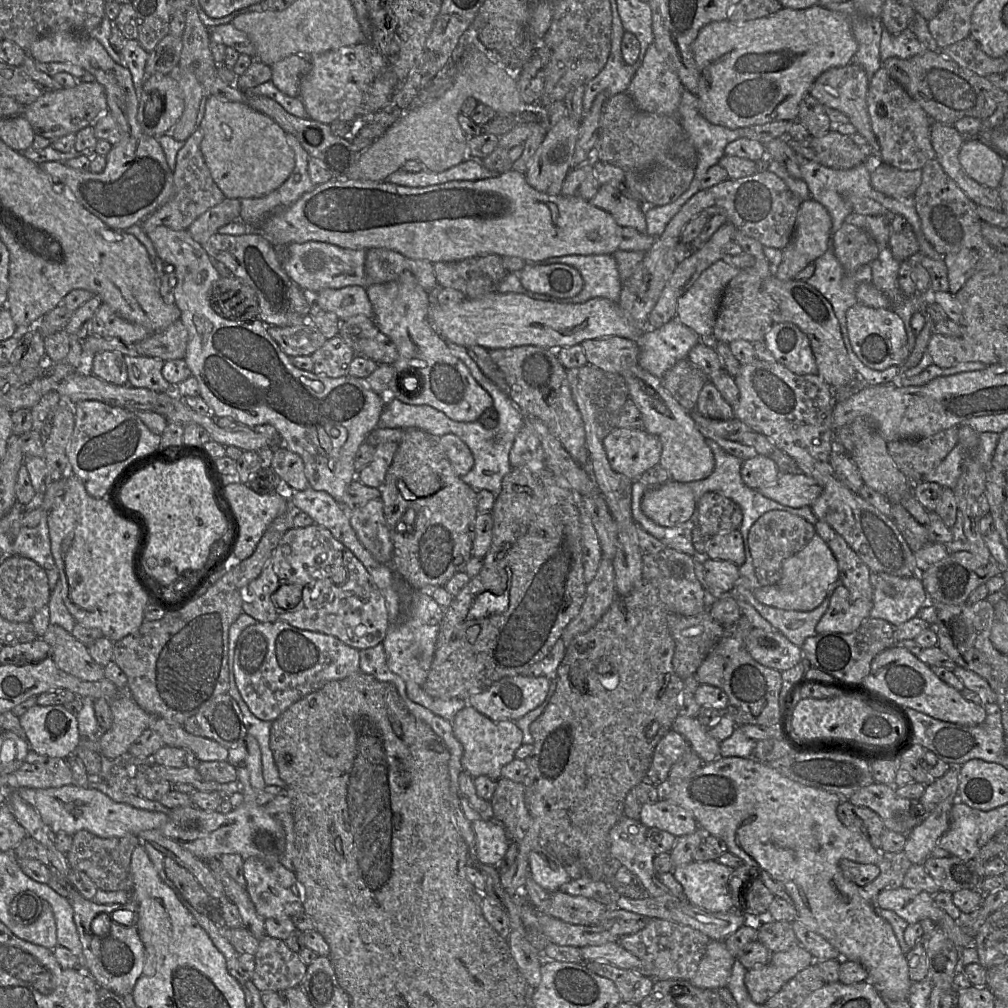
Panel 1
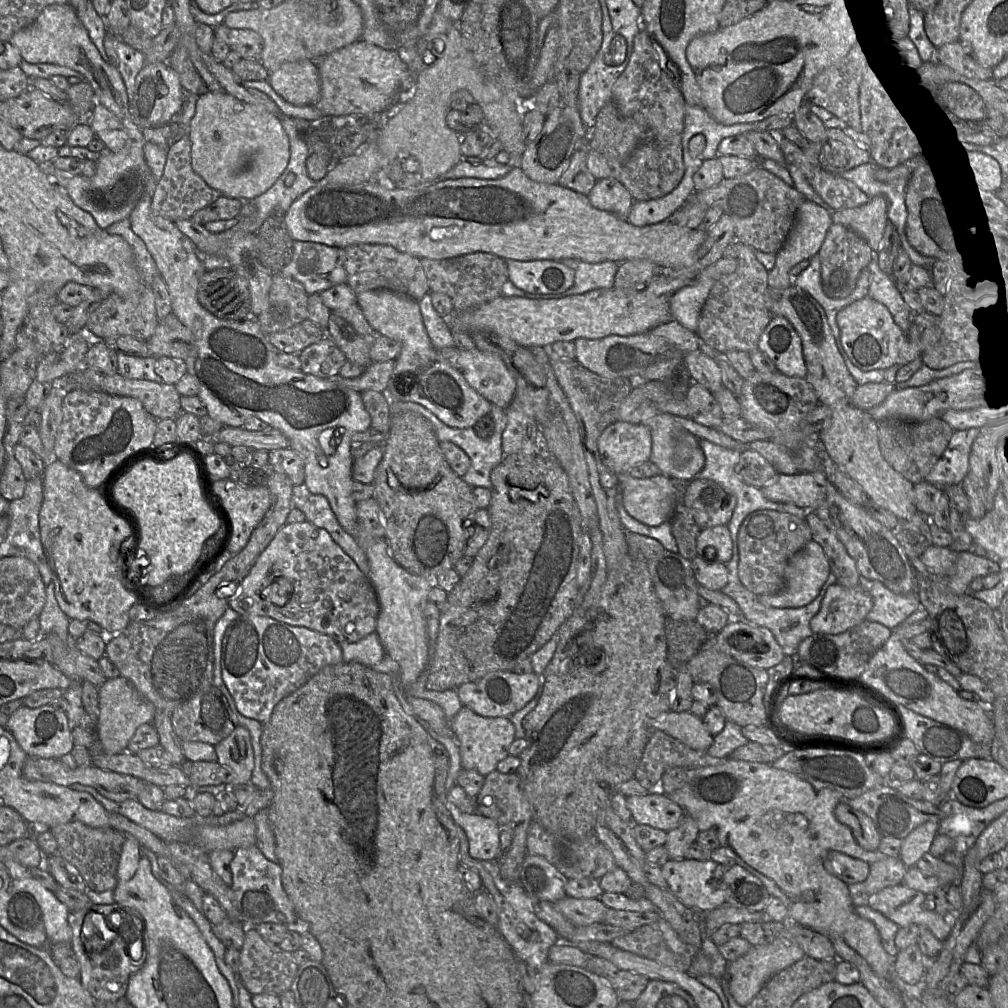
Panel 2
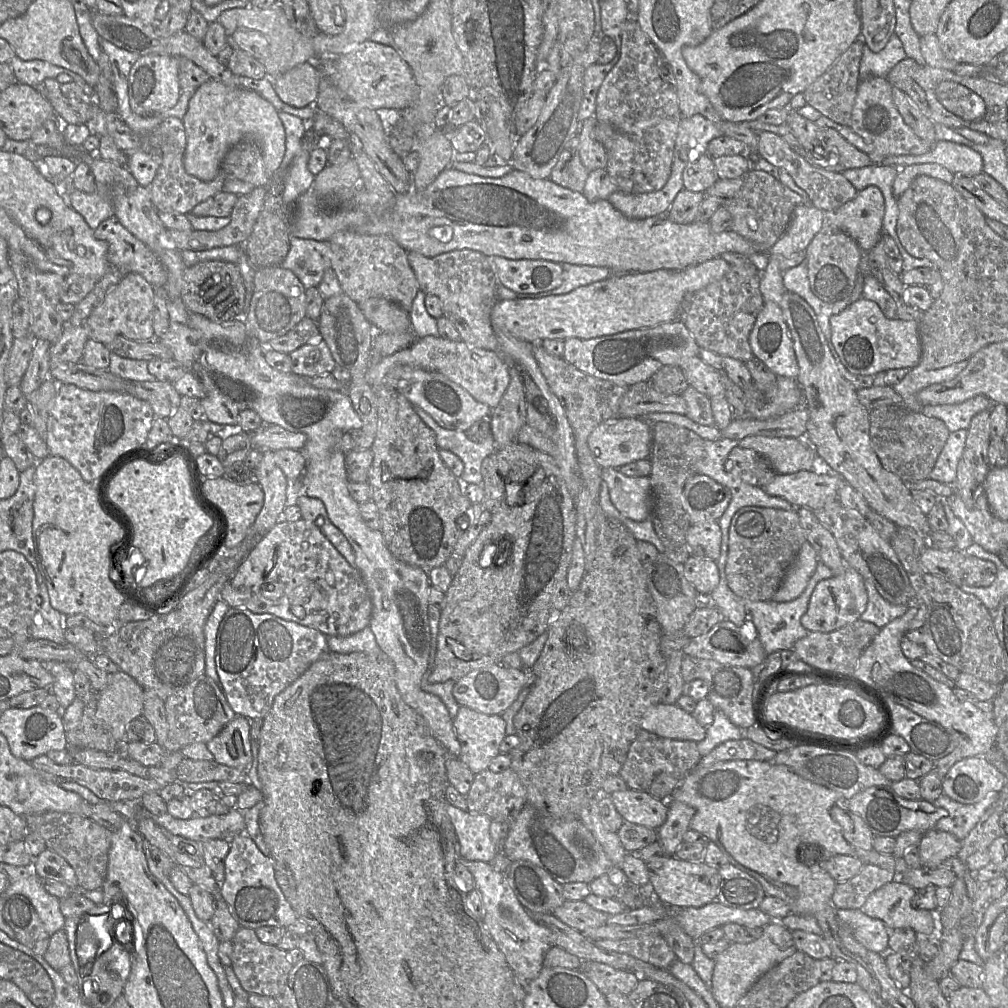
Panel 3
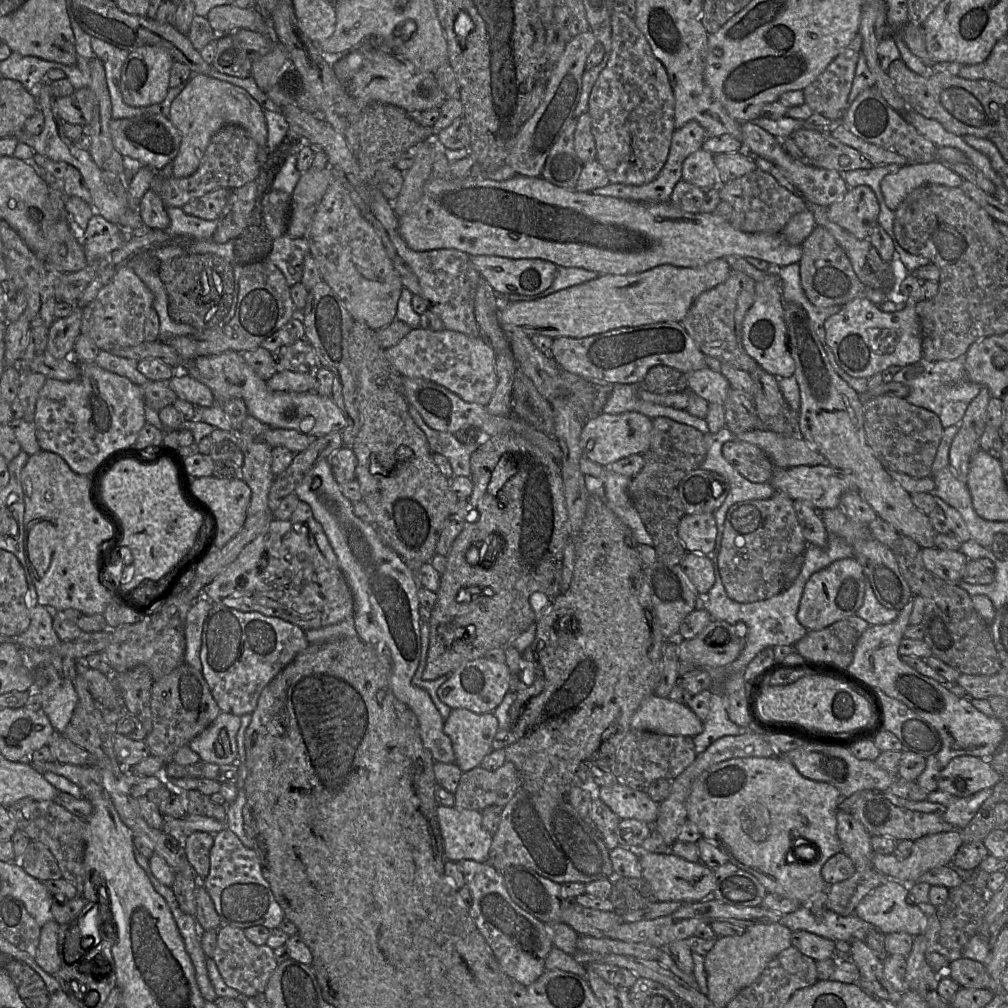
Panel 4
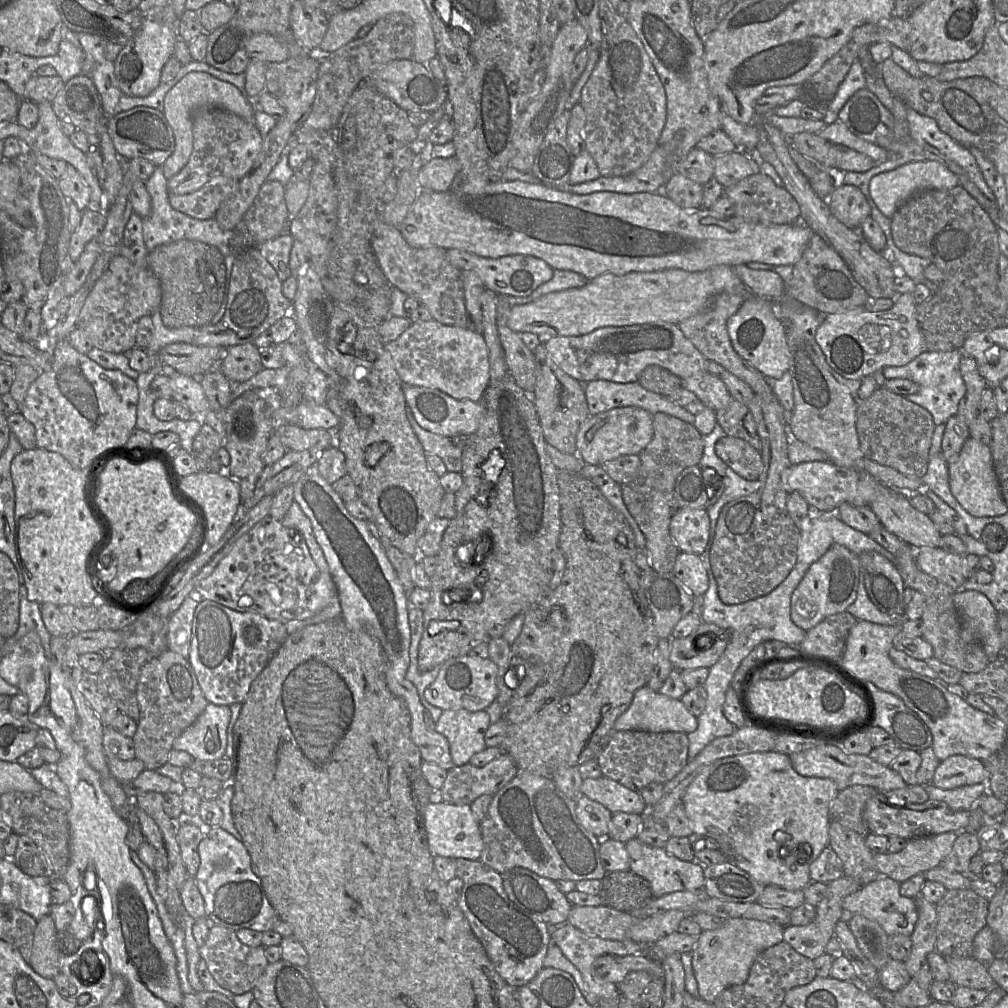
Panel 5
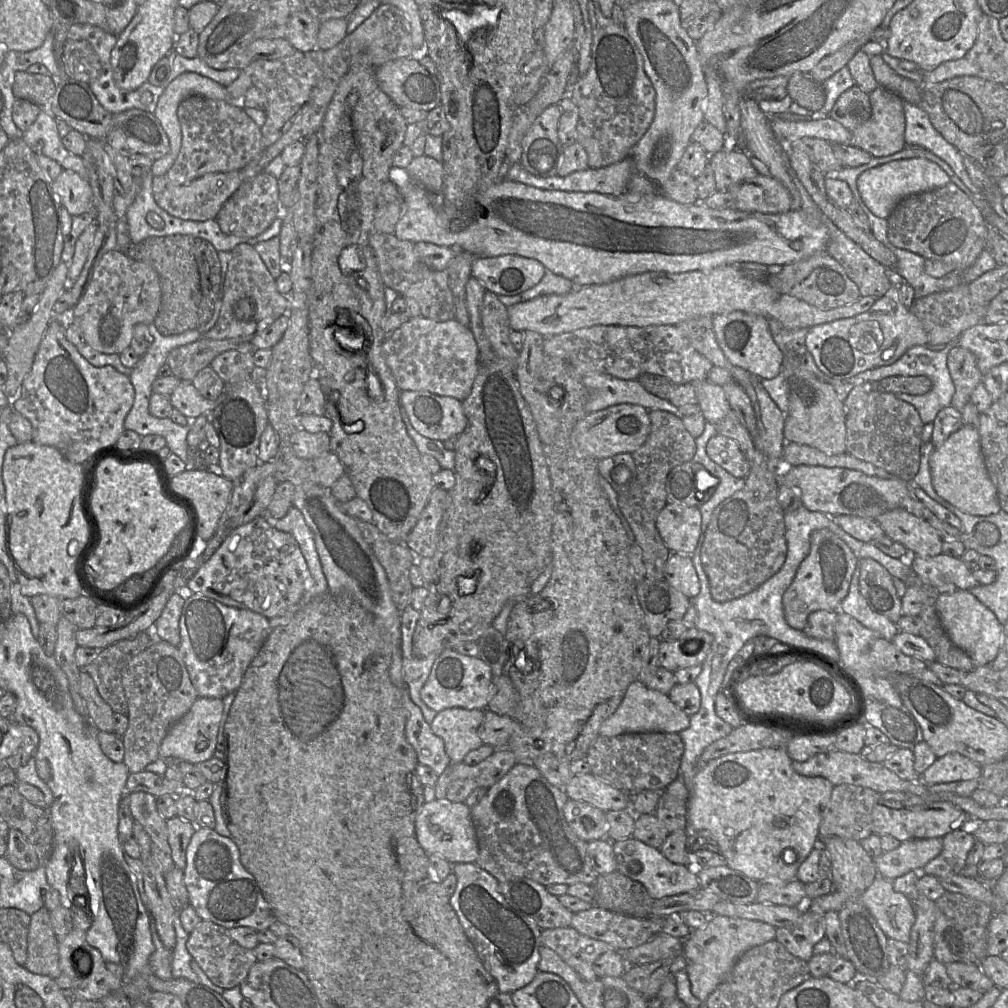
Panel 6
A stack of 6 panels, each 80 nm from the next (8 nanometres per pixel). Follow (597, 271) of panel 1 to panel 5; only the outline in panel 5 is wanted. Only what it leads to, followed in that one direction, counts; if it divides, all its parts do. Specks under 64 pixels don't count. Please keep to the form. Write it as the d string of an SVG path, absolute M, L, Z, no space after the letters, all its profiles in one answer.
M554 270L553 277L548 282L542 284L526 297L511 297L509 295L498 295L499 299L509 305L523 305L533 302L549 293L566 289L579 288L584 286L589 280L584 276L565 270Z

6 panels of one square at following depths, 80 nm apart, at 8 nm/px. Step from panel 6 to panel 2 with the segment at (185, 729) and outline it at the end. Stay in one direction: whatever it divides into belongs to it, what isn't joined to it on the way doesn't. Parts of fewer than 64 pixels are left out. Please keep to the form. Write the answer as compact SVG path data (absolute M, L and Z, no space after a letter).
M241 725L236 726L228 737L214 745L214 747L217 754L216 761L233 770L236 774L237 784L250 784L255 764L250 732Z

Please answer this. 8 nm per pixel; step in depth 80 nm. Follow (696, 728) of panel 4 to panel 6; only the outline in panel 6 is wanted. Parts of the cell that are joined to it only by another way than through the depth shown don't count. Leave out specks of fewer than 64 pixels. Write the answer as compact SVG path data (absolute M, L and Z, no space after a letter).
M636 680L627 688L617 710L601 724L599 735L612 737L625 733L680 733L689 726L690 716L673 703L667 694L650 689L642 681Z

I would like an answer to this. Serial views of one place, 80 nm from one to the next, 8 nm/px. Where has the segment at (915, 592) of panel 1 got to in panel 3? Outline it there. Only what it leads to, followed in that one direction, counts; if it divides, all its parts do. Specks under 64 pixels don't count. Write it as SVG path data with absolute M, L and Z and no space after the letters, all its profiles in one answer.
M864 579L864 586L867 591L868 602L860 617L861 620L871 622L882 628L907 611L908 605L894 605L886 601L869 580Z

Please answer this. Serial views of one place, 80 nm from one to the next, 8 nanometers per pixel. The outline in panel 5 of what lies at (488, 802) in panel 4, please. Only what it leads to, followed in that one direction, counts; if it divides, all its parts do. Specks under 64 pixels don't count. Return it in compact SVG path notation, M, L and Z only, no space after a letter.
M504 752L483 767L454 766L448 770L440 789L441 798L449 804L470 806L482 795L495 795L519 771L513 758Z

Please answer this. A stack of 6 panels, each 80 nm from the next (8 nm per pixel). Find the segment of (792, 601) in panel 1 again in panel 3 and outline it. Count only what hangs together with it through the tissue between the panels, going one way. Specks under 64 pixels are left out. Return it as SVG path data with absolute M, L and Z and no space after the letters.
M806 541L788 568L780 588L771 600L789 602L799 597L808 585L818 563L819 558L815 549Z

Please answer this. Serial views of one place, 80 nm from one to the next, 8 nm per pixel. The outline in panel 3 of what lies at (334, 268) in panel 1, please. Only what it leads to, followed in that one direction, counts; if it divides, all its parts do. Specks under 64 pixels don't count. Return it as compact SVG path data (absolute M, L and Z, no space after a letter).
M291 236L289 252L280 266L290 270L307 289L317 288L330 265L331 249L327 242Z

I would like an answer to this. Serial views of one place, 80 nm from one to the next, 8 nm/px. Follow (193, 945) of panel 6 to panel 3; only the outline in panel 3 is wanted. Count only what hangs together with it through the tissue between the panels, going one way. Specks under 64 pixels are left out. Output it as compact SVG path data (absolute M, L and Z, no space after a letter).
M240 927L231 943L233 945L231 968L242 988L249 994L280 997L293 967L288 959L287 951L280 950L275 945L262 943L251 928Z

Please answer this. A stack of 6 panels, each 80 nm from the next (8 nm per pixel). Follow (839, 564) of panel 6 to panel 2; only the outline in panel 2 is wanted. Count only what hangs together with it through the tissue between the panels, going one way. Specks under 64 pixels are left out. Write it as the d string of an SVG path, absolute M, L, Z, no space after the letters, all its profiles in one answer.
M839 583L830 585L825 591L819 612L811 619L813 633L840 634L866 620L873 607L872 596L860 587L849 588Z

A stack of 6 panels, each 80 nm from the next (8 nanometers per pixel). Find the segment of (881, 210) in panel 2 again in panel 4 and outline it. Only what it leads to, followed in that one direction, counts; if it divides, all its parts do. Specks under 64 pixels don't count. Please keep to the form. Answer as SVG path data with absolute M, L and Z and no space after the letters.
M866 185L849 188L846 194L827 208L829 219L859 239L869 239L878 224L879 202Z

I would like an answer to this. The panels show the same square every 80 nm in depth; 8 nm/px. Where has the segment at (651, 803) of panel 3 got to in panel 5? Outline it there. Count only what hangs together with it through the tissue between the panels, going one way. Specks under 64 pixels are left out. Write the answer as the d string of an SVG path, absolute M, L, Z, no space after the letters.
M610 778L584 779L581 792L583 796L605 806L612 814L623 812L641 816L648 815L649 808L639 792Z

